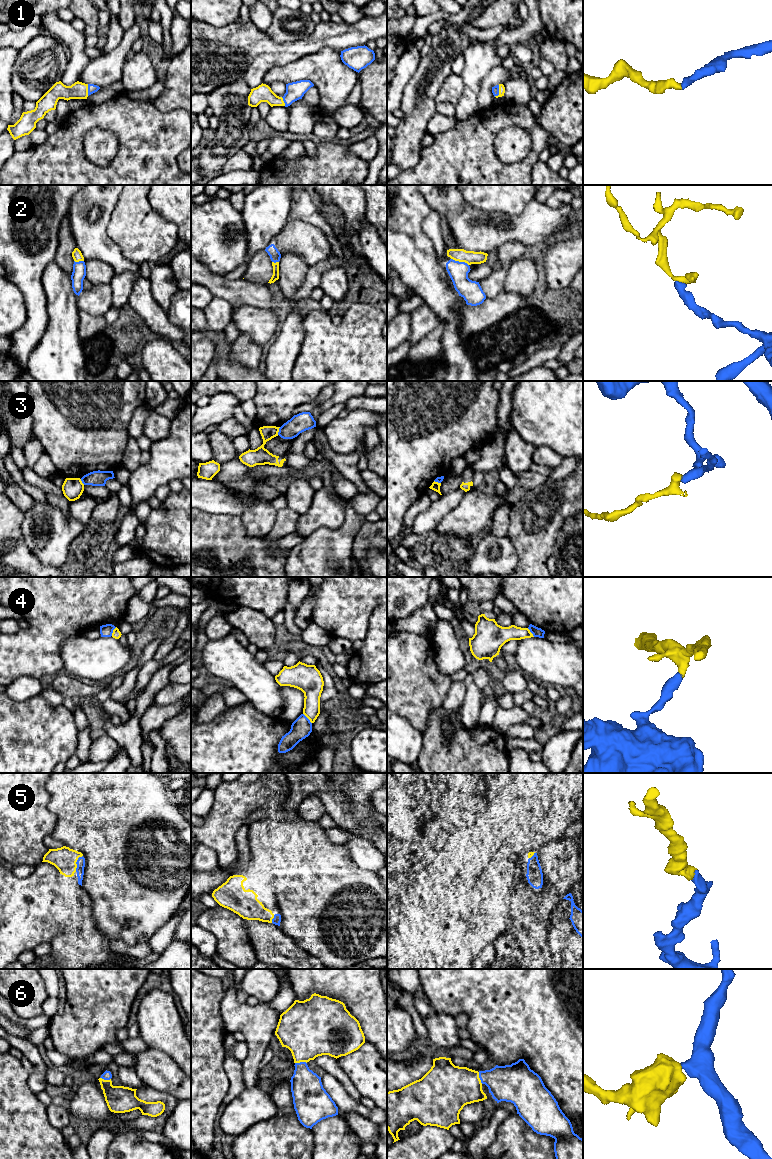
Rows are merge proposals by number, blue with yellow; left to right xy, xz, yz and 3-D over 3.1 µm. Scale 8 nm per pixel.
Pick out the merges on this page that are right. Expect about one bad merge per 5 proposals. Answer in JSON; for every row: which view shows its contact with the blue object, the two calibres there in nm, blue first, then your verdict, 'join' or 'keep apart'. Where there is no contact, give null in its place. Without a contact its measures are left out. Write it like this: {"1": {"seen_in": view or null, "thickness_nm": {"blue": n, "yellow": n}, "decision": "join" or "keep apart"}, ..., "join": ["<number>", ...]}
{"1": {"seen_in": "yz", "thickness_nm": {"blue": 60, "yellow": 50}, "decision": "join"}, "2": {"seen_in": "yz", "thickness_nm": {"blue": 170, "yellow": 110}, "decision": "keep apart"}, "3": {"seen_in": "xz", "thickness_nm": {"blue": 150, "yellow": 140}, "decision": "keep apart"}, "4": {"seen_in": "xz", "thickness_nm": {"blue": 160, "yellow": 160}, "decision": "keep apart"}, "5": {"seen_in": "xy", "thickness_nm": {"blue": 70, "yellow": 190}, "decision": "join"}, "6": {"seen_in": "xz", "thickness_nm": {"blue": 260, "yellow": 420}, "decision": "join"}, "join": ["1", "5", "6"]}

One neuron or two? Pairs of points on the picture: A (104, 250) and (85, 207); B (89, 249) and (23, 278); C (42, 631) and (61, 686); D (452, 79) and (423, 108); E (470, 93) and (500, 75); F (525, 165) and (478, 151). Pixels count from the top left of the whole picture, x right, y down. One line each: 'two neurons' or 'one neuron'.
A: one neuron
B: two neurons
C: two neurons
D: two neurons
E: two neurons
F: one neuron

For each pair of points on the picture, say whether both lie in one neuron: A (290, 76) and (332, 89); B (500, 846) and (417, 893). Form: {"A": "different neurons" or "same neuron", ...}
{"A": "same neuron", "B": "same neuron"}

